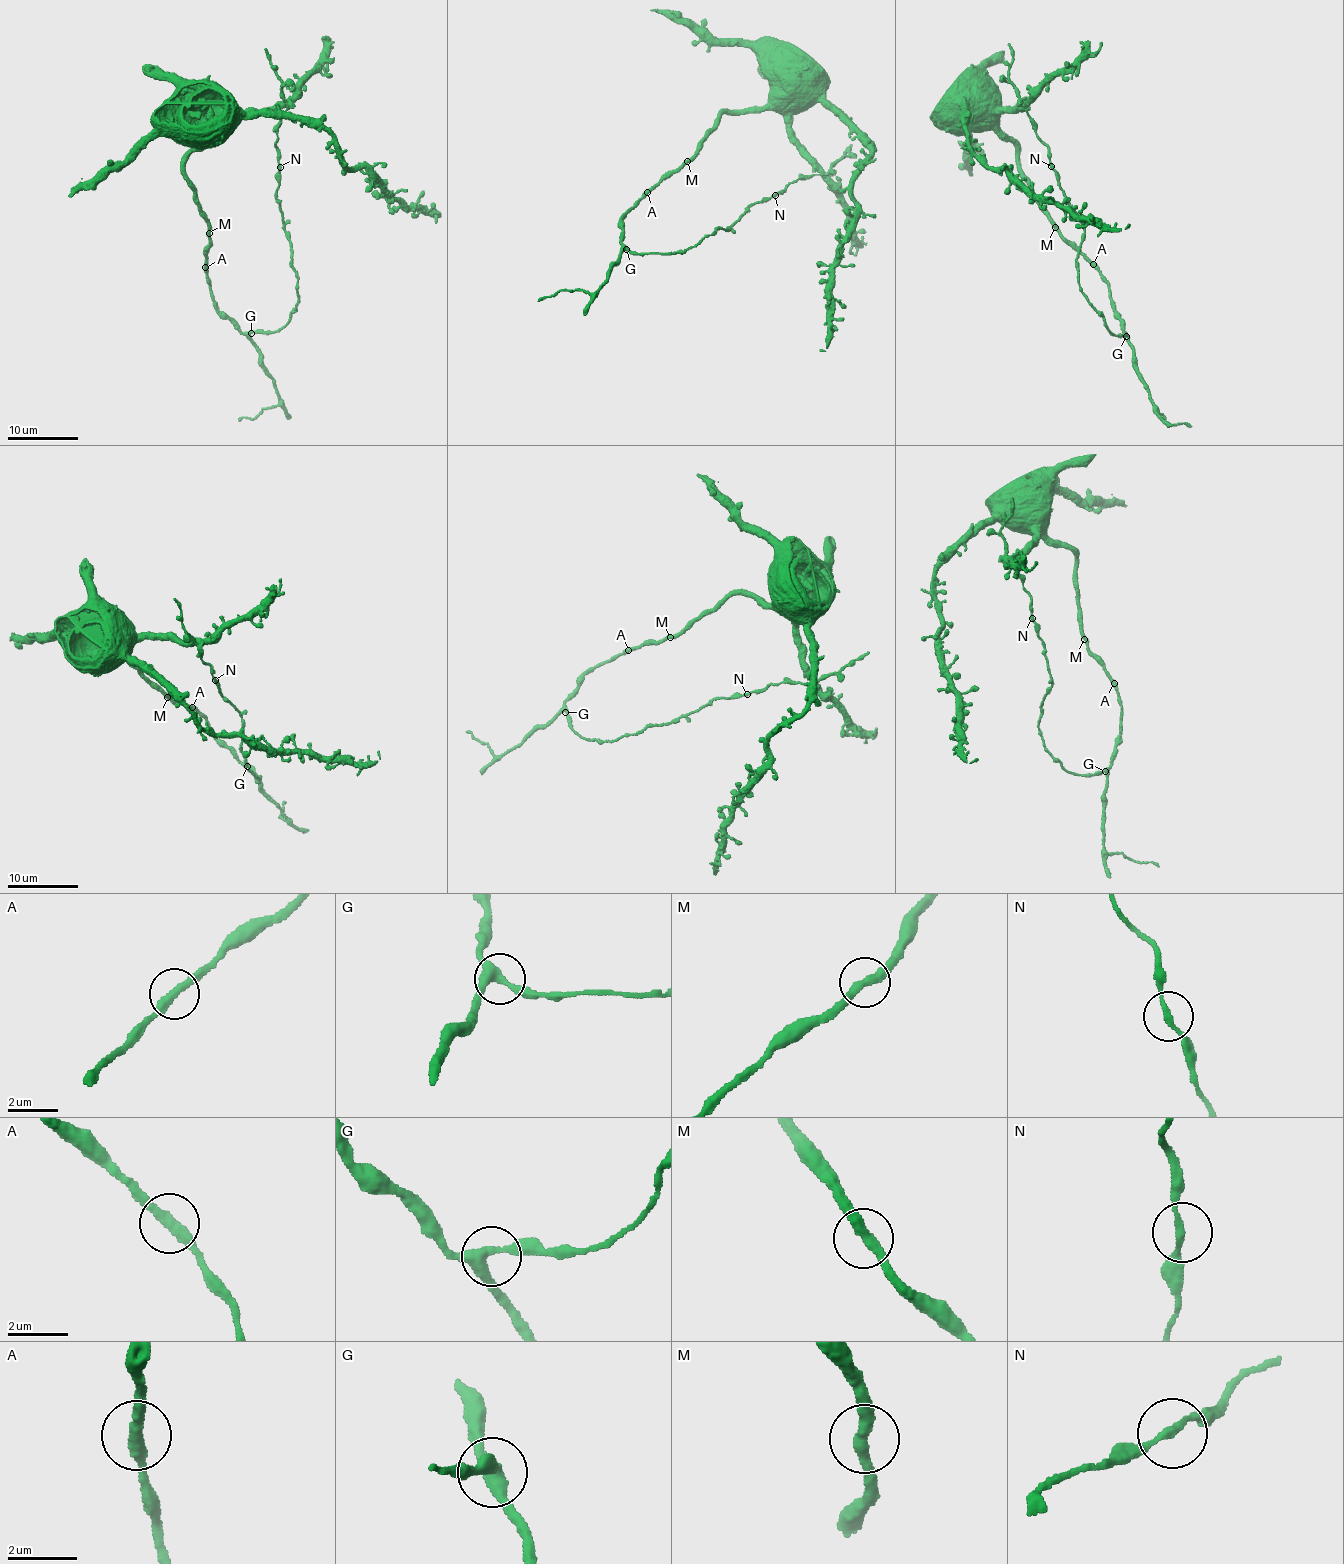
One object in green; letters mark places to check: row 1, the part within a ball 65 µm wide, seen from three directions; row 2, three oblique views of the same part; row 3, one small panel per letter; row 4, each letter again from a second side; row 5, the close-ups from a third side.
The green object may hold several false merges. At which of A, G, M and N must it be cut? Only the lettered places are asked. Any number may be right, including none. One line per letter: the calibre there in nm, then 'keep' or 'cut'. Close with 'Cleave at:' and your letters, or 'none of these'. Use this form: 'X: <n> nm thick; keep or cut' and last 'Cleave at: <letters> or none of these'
A: 360 nm thick; keep
G: 320 nm thick; keep
M: 320 nm thick; keep
N: 190 nm thick; keep
Cleave at: none of these

